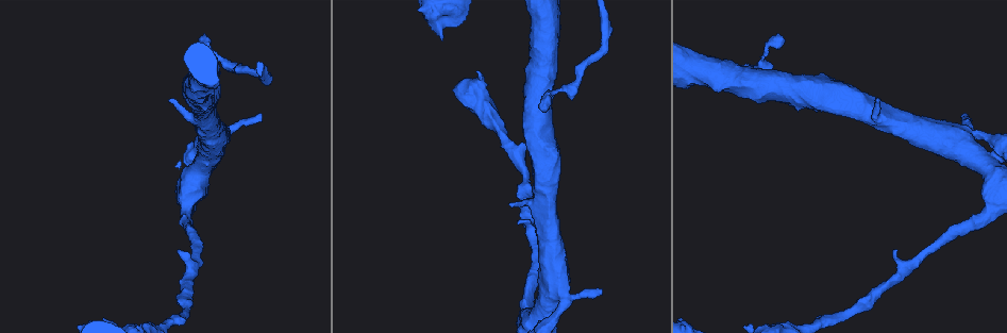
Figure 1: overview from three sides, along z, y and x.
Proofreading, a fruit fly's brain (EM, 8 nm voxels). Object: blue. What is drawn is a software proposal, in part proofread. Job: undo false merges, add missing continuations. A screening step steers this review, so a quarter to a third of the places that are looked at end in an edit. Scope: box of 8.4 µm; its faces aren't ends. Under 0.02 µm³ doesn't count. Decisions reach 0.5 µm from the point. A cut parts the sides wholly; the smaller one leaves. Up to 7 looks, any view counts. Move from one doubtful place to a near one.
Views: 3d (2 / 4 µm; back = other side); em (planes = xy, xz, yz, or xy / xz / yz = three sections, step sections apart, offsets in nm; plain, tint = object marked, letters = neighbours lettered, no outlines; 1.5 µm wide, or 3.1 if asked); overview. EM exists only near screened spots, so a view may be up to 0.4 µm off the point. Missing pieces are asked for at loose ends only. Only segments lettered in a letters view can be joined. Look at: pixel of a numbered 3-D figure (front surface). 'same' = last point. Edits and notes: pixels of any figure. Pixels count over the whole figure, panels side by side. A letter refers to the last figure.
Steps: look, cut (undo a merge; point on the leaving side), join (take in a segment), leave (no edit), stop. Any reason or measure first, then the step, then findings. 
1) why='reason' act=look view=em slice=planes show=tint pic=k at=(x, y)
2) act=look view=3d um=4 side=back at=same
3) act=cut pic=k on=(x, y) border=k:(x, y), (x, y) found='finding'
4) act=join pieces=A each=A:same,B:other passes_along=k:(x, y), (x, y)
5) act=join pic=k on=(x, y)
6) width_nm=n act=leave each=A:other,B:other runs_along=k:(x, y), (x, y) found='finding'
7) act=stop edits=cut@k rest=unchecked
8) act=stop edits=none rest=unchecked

why='an open end' act=look view=em slice=xz step=8 show=tint pic=1 at=(895, 250)

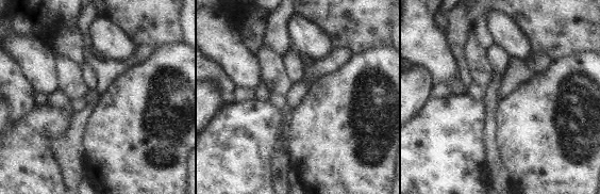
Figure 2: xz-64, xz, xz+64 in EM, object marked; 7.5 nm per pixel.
why='cut it another way' act=look view=em slice=planes show=letters at=same

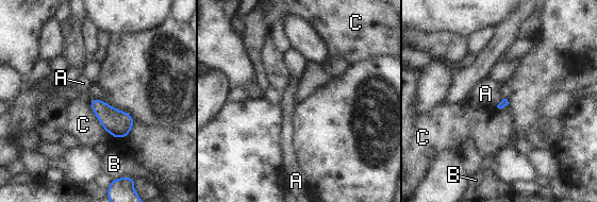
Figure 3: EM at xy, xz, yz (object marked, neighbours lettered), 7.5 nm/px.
act=leave each=A:other,B:other,C:other found='no lettered segment goes on from it'

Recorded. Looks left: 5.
why='free end' act=look view=3d um=4 pic=1 at=(879, 102)

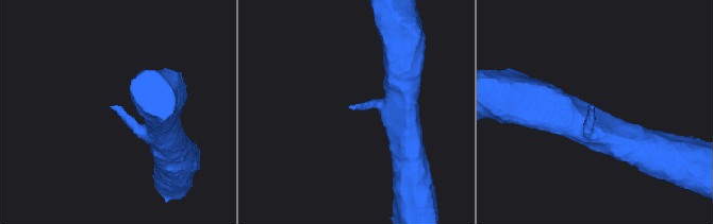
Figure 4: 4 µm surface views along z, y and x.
why='need the tissue' act=look view=em slice=planes show=letters pic=4 at=(350, 107)

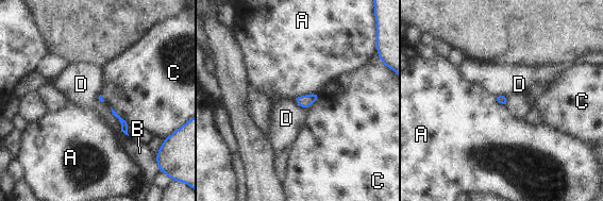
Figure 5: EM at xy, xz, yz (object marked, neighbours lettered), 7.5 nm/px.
longest_contact=C:220nm act=leave each=A:other,B:other,C:other,D:other found='no lettered segment goes on from it'

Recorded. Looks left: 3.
why='branch stops here' act=look view=em slice=planes show=letters pic=1 at=(964, 114)

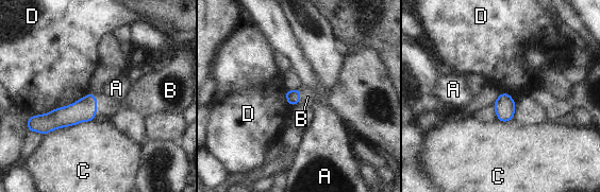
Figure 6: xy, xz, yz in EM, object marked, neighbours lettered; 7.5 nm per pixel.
act=join pieces=B each=A:other,B:same,C:other,D:other passes_along=6:(84, 109), (96, 105), (105, 106) found='it goes on there'

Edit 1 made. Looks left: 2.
act=stop edits=join@6 rest=unchecked

